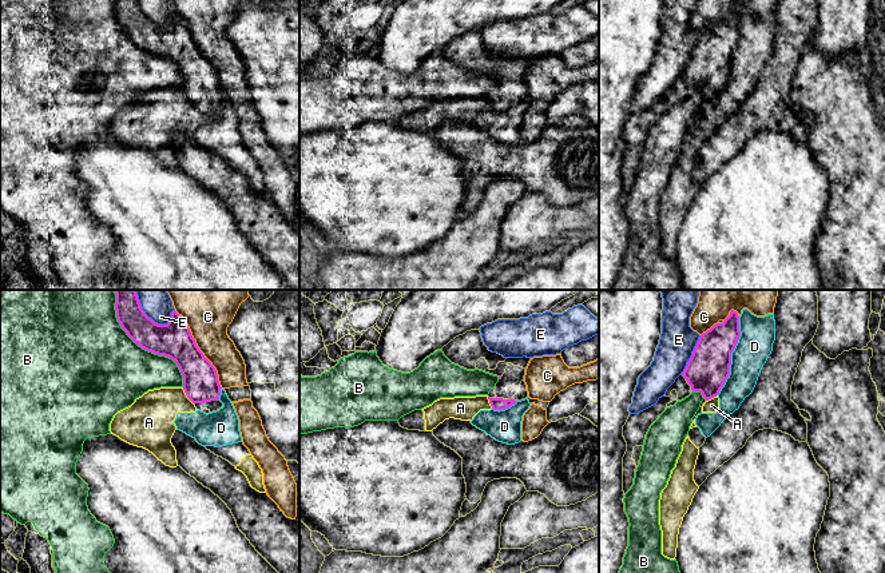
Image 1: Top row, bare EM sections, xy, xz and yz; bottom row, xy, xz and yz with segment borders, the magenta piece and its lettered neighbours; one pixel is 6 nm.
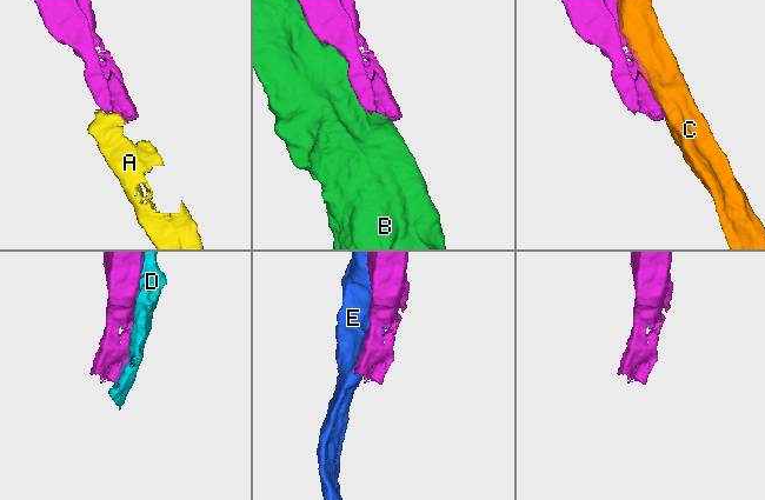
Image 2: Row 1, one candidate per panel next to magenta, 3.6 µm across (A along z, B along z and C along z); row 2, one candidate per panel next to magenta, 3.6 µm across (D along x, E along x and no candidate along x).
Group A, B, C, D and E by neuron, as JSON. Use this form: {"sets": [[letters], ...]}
{"sets": [["A", "D"], ["B"], ["C"], ["E"]]}

